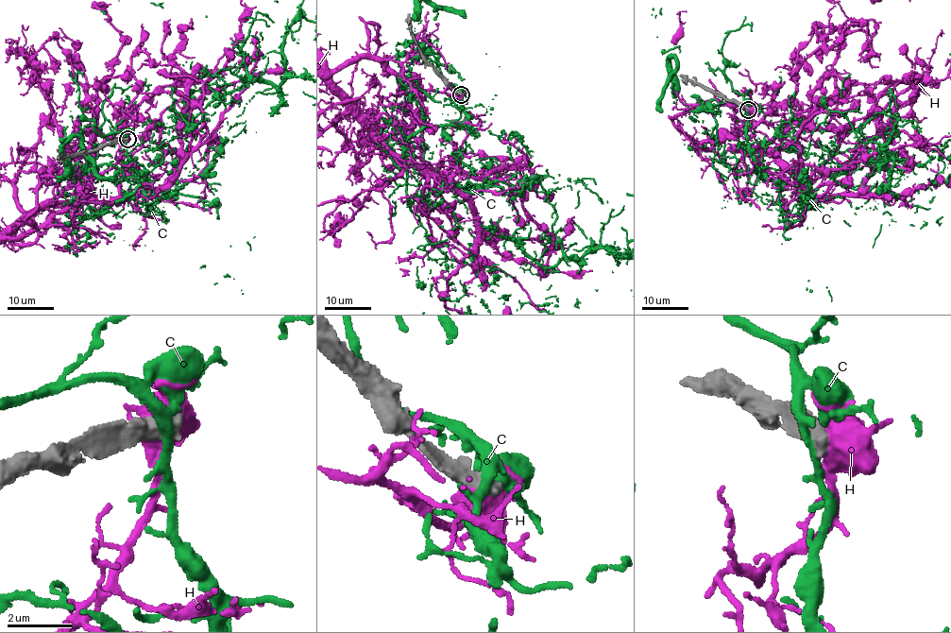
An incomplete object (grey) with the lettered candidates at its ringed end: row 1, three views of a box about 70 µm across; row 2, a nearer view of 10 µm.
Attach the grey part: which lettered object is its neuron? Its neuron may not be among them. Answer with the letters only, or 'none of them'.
none of them

